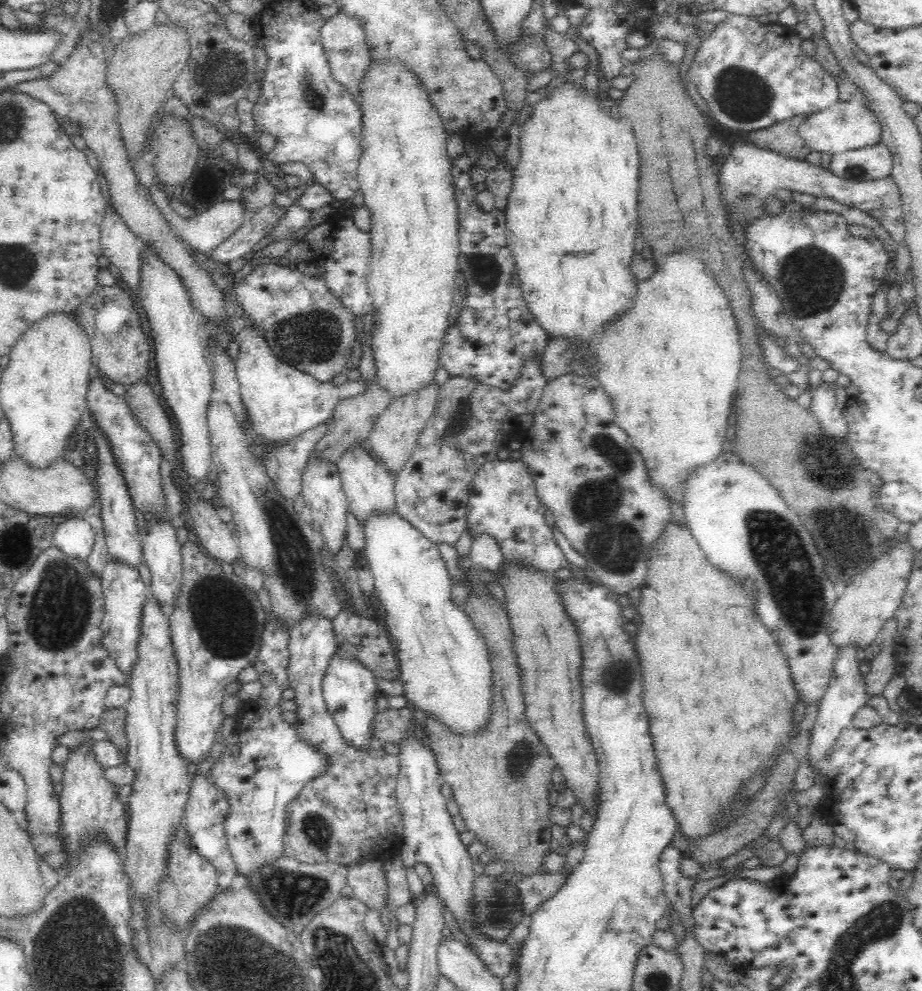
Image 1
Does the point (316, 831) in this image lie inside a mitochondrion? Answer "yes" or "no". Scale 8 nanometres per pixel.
yes

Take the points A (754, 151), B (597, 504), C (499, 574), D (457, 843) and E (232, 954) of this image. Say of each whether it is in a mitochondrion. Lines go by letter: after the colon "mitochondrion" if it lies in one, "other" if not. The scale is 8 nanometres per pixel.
A: other
B: mitochondrion
C: other
D: other
E: mitochondrion

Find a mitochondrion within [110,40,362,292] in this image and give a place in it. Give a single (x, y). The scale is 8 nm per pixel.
(313, 98)

